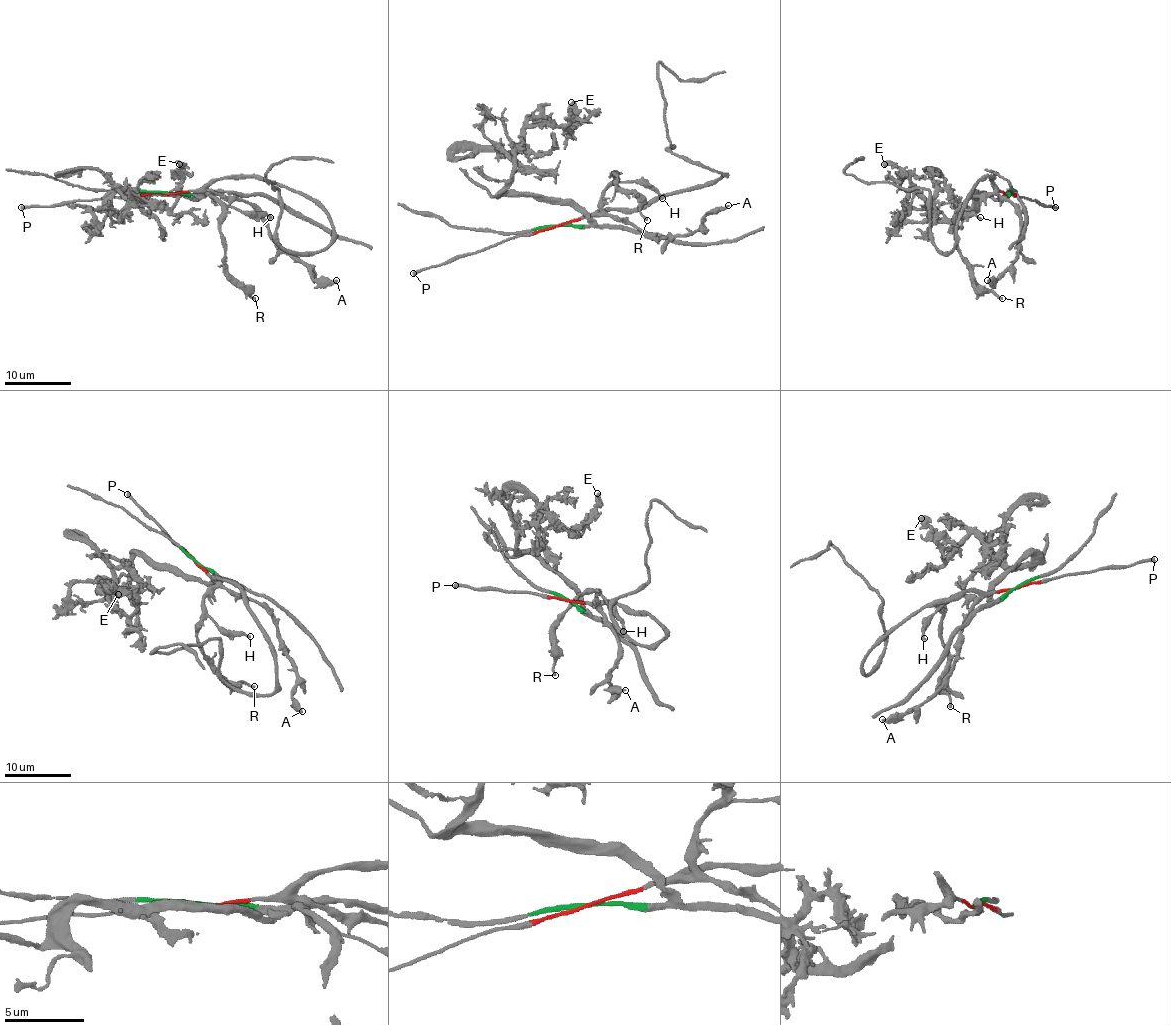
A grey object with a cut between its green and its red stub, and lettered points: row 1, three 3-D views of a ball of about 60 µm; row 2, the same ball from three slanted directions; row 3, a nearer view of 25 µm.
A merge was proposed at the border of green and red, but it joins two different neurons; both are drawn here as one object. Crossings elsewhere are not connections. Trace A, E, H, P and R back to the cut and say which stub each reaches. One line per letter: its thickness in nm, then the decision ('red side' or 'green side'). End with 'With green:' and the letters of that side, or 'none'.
A: calibre 240 nm; red side
E: calibre 400 nm; green side
H: calibre 220 nm; red side
P: calibre 320 nm; red side
R: calibre 200 nm; red side
With green: E

